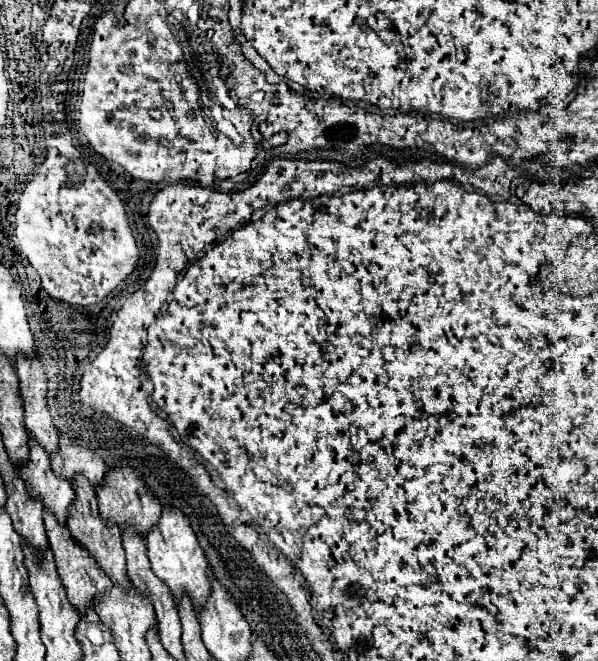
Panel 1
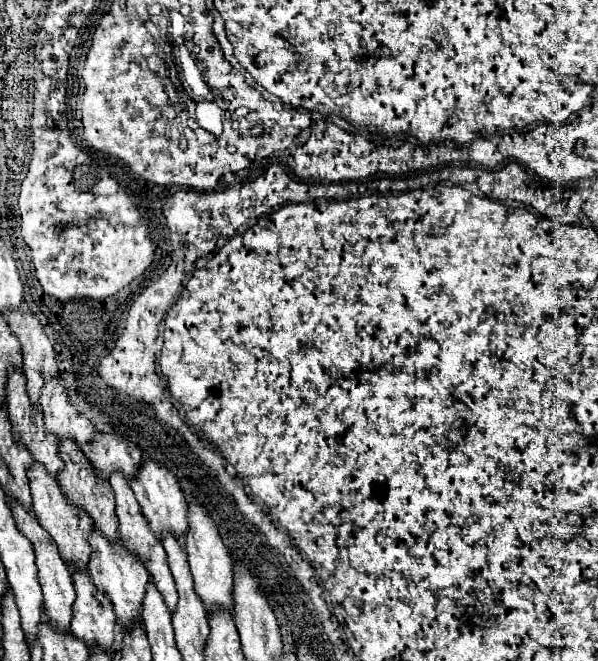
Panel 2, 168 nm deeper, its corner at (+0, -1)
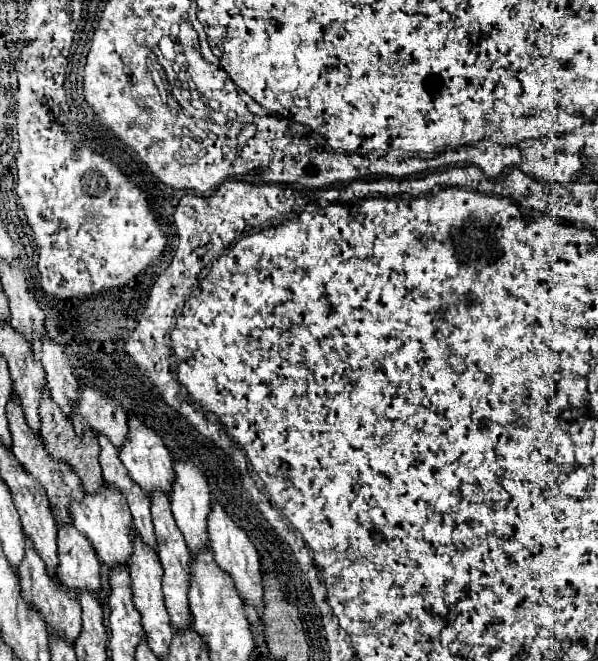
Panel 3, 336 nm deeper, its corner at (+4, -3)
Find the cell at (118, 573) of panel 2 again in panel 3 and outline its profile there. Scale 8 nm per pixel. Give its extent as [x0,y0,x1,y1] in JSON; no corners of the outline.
[71,486,131,568]

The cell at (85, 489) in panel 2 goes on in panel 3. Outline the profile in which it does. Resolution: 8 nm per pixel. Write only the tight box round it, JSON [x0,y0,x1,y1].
[39,388,103,492]

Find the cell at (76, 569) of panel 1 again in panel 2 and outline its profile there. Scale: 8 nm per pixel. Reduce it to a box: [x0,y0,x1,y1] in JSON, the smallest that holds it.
[29,462,93,570]

